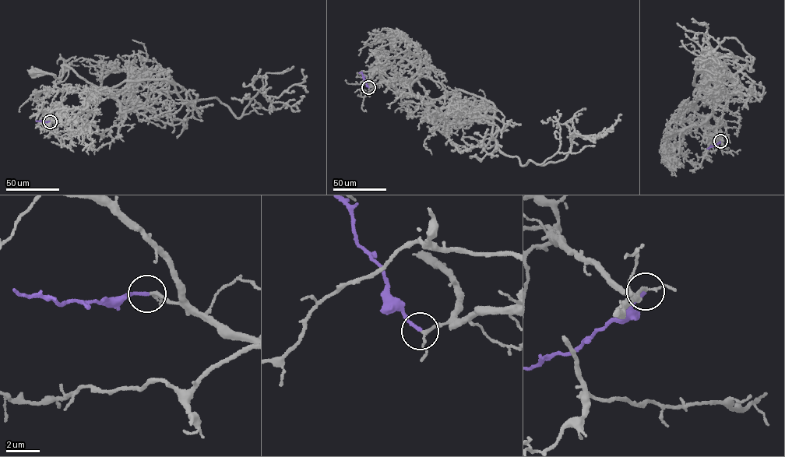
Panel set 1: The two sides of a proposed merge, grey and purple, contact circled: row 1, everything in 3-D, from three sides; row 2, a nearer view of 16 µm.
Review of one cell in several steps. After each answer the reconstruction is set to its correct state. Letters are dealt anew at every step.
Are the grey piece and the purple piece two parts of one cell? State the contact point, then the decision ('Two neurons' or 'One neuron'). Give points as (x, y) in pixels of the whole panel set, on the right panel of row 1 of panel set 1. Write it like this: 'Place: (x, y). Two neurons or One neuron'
Place: (720, 141). One neuron

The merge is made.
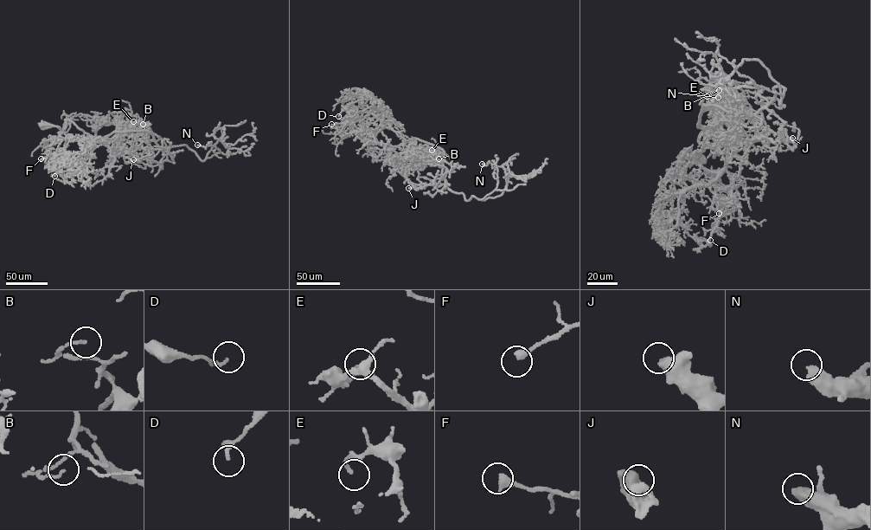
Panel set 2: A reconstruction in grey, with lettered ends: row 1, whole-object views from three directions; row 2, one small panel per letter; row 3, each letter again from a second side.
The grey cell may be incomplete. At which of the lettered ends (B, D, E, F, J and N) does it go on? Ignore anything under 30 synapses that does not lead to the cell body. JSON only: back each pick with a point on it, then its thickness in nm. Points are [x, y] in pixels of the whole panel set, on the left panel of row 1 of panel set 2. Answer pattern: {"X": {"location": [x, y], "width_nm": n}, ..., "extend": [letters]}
{"extend": []}

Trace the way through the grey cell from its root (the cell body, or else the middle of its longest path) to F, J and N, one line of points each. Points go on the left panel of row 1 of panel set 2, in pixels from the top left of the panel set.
F: (41, 125), (62, 130), (68, 119), (96, 139), (84, 153), (65, 166), (48, 156), (41, 158)
J: (41, 125), (62, 130), (68, 119), (98, 139), (115, 132), (147, 131), (167, 154), (152, 166), (133, 159)
N: (41, 125), (68, 119), (98, 139), (147, 131), (201, 160), (220, 151), (197, 145)

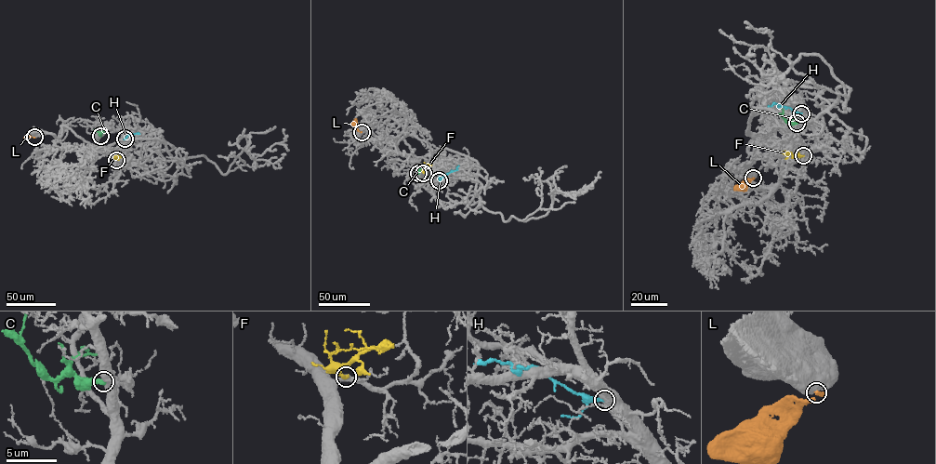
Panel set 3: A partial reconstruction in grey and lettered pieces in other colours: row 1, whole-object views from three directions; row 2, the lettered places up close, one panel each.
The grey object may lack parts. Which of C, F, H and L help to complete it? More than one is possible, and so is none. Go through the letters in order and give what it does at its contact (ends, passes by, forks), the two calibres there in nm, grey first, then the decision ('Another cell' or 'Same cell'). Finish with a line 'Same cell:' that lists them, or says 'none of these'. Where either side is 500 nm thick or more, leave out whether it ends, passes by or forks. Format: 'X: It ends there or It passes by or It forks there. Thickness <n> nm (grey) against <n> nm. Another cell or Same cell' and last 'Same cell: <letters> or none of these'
C: Thickness 600 nm (grey) against 360 nm. Another cell
F: It ends there. Thickness 400 nm (grey) against 280 nm. Same cell
H: It ends there. Thickness 200 nm (grey) against 280 nm. Another cell
L: Thickness 750 nm (grey) against 260 nm. Another cell
Same cell: F

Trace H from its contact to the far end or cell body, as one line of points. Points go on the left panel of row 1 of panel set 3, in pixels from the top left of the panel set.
H: (125, 139), (130, 134), (139, 134)

